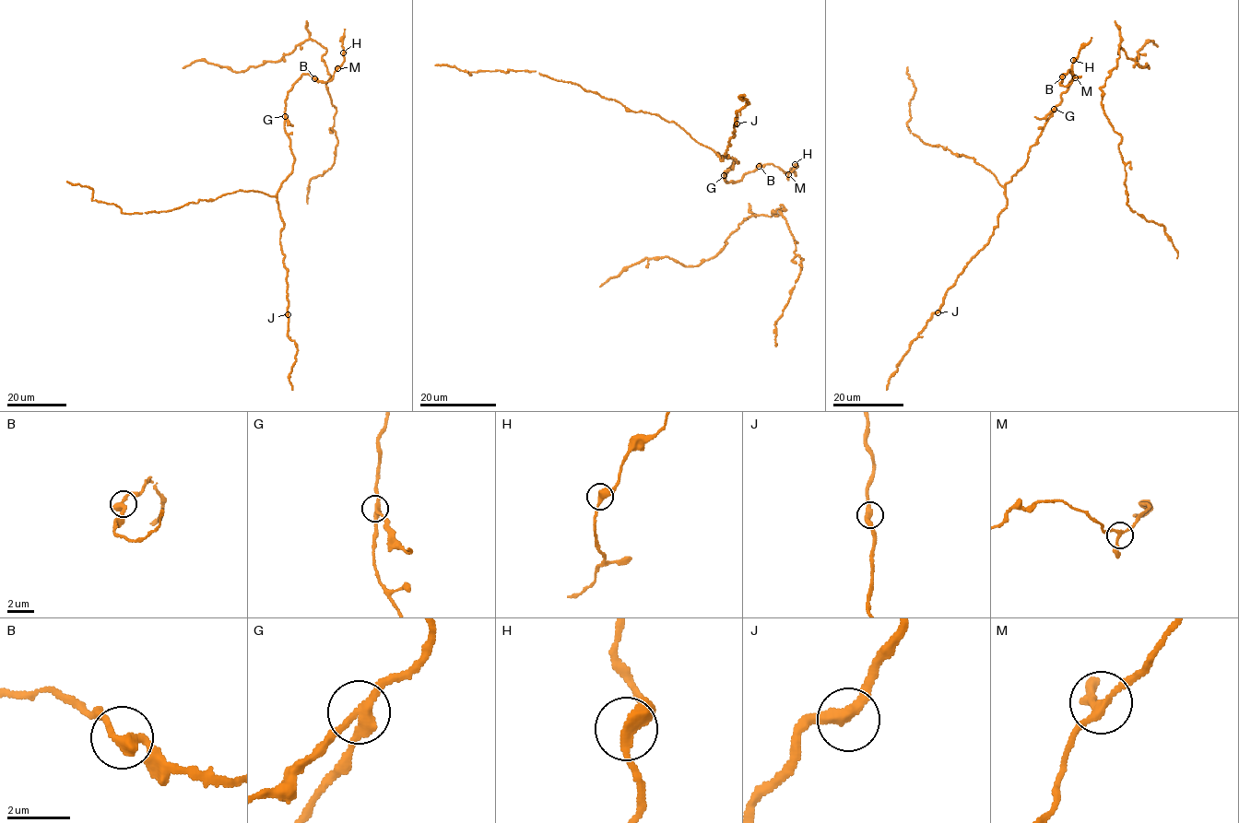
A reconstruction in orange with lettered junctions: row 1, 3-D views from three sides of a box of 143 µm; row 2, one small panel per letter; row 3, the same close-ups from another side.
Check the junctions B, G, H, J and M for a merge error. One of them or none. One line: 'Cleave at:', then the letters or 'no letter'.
Cleave at: G

